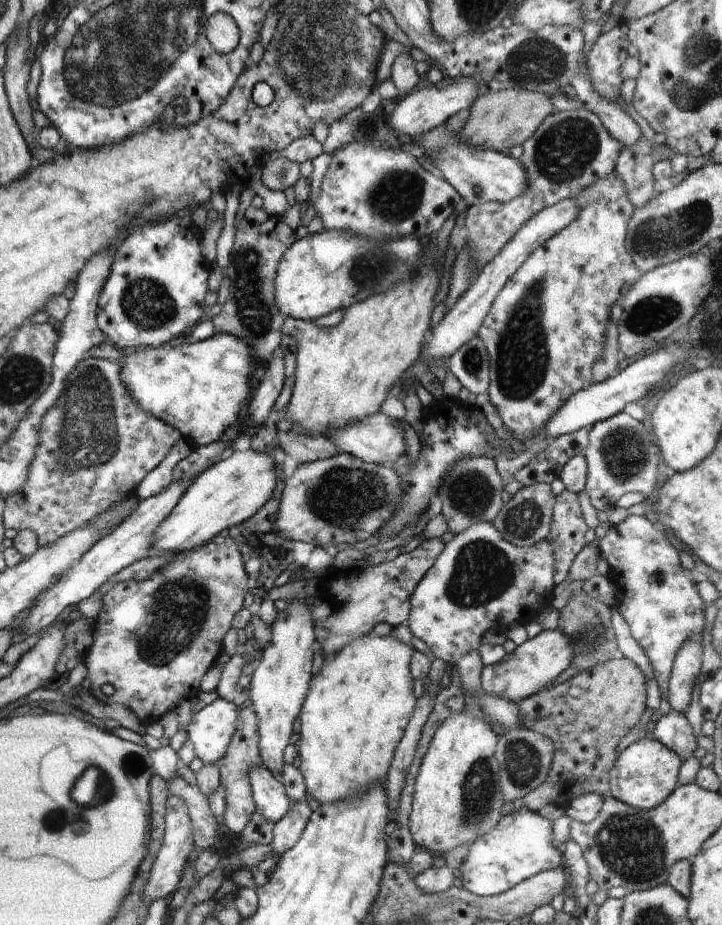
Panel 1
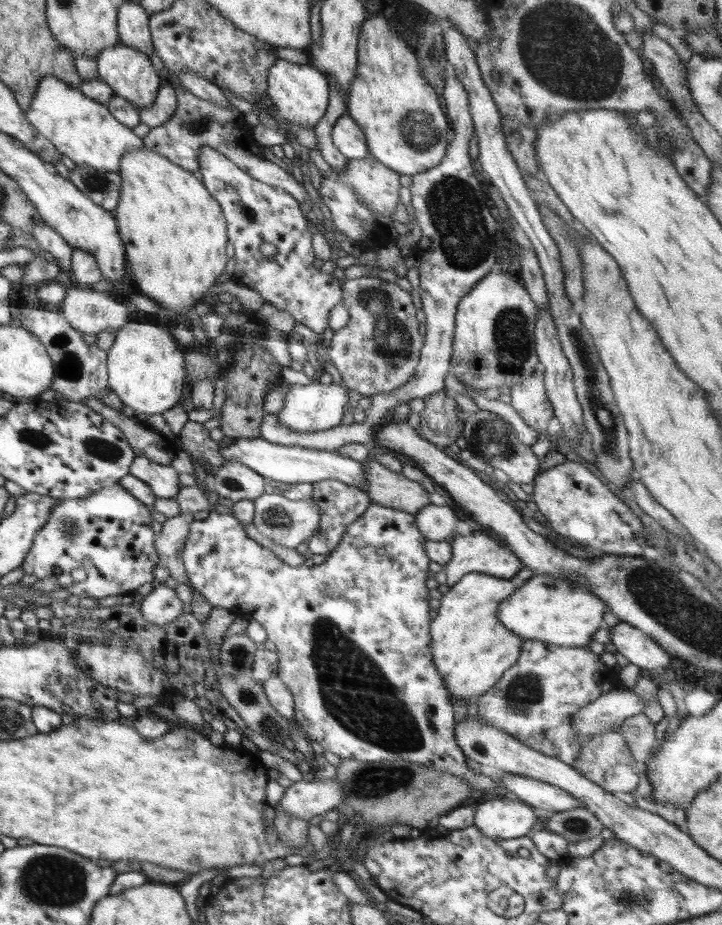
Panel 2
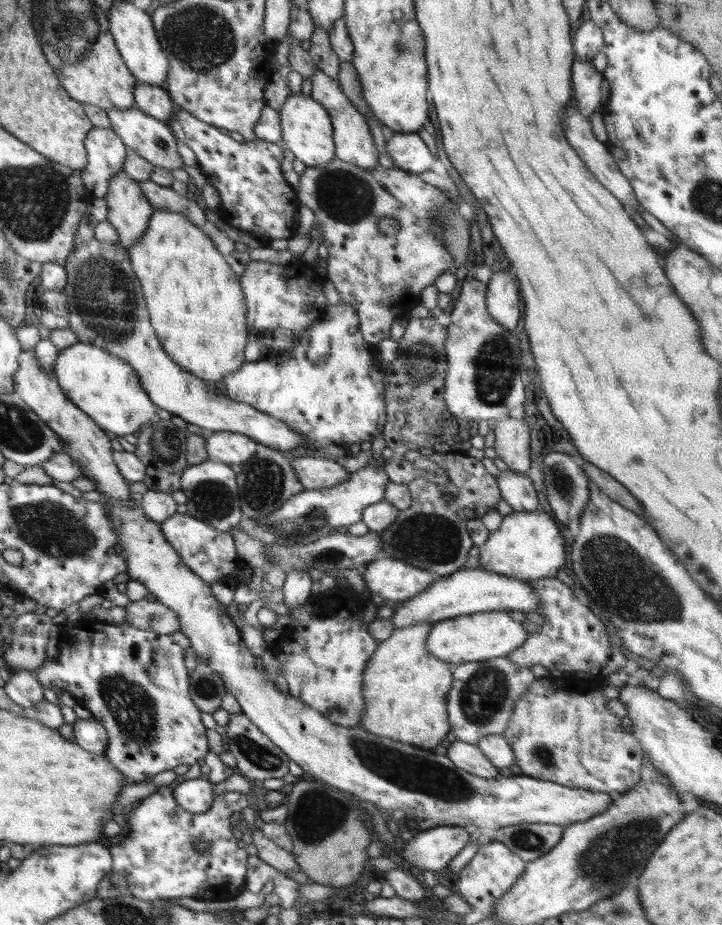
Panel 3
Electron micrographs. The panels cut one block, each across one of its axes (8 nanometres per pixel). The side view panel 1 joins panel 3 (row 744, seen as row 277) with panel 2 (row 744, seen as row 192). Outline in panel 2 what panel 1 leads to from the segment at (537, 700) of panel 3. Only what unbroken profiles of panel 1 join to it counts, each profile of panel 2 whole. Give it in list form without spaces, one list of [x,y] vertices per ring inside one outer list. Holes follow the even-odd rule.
[[[612,731],[606,737],[590,738],[583,742],[574,769],[580,770],[581,775],[592,780],[609,793],[633,792],[640,780],[639,766],[632,756],[625,738],[620,731]]]

